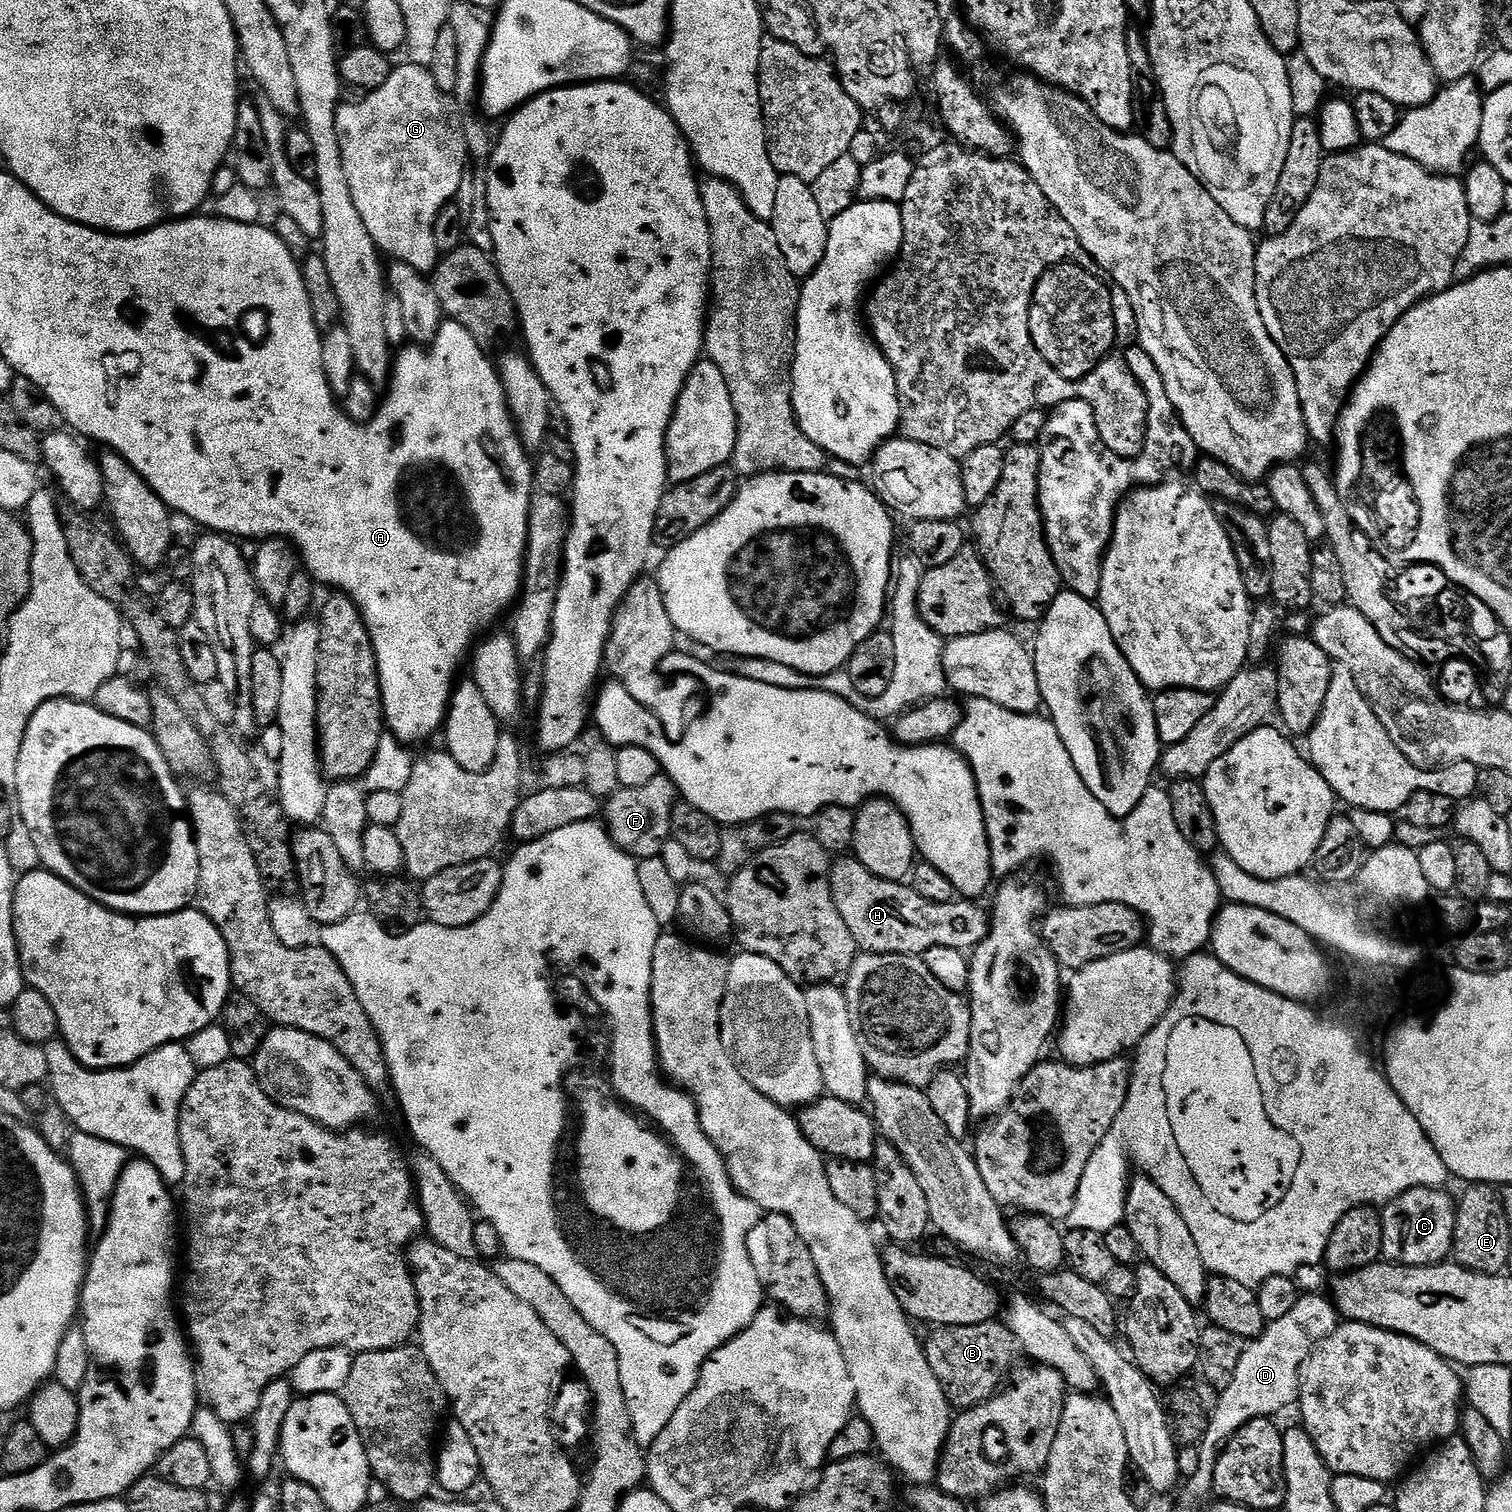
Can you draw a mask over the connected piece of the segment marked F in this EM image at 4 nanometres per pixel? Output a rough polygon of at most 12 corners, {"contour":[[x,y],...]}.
{"contour":[[669,776],[620,788],[602,804],[608,837],[638,862],[672,835]]}

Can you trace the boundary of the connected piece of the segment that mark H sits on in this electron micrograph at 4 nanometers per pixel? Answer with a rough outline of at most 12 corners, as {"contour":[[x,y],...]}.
{"contour":[[855,858],[830,868],[834,906],[865,953],[971,950],[990,916],[931,904]]}

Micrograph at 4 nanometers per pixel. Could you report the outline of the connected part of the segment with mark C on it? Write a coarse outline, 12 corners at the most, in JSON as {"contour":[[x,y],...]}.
{"contour":[[1411,1188],[1383,1205],[1385,1261],[1452,1256],[1457,1201]]}

